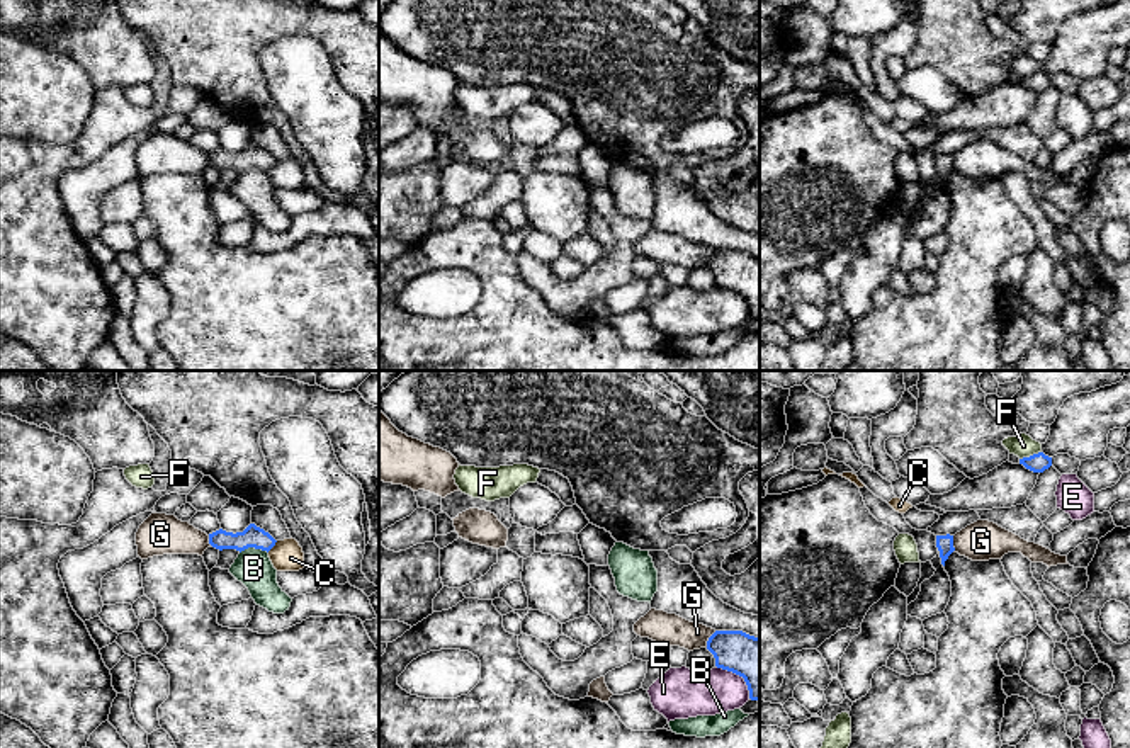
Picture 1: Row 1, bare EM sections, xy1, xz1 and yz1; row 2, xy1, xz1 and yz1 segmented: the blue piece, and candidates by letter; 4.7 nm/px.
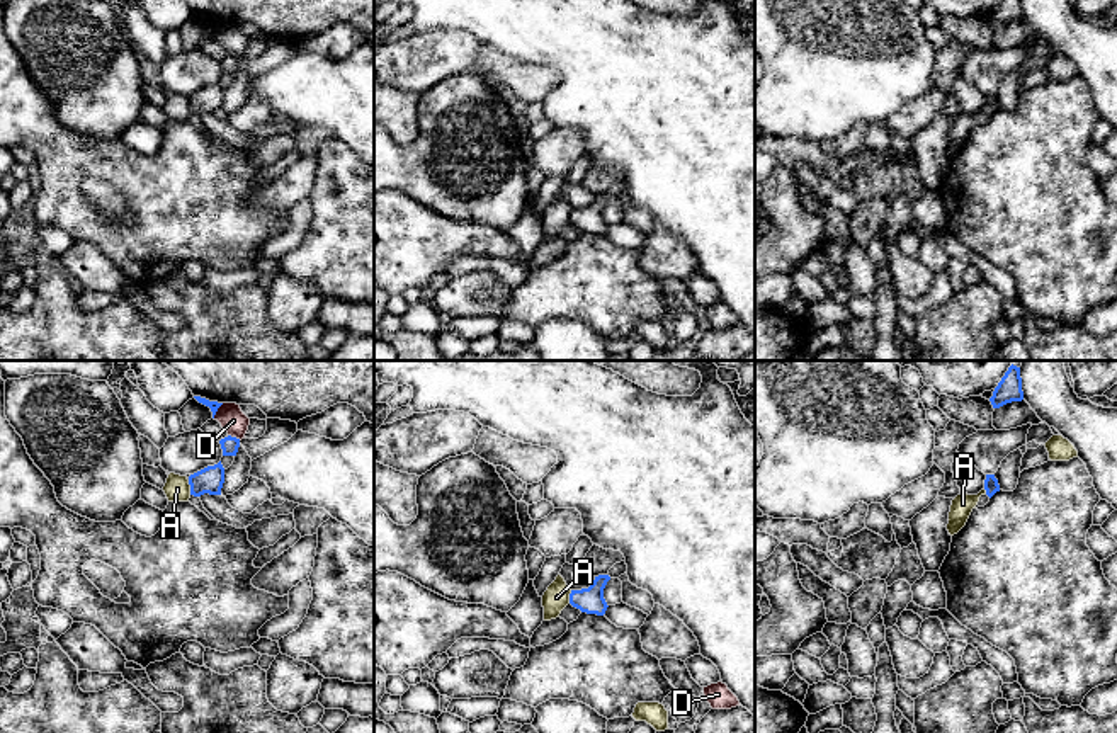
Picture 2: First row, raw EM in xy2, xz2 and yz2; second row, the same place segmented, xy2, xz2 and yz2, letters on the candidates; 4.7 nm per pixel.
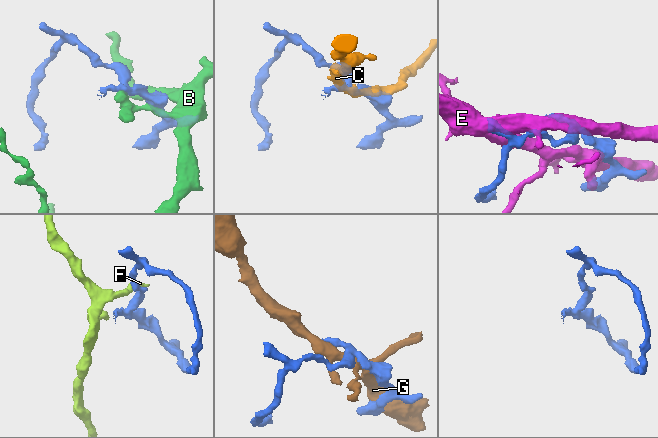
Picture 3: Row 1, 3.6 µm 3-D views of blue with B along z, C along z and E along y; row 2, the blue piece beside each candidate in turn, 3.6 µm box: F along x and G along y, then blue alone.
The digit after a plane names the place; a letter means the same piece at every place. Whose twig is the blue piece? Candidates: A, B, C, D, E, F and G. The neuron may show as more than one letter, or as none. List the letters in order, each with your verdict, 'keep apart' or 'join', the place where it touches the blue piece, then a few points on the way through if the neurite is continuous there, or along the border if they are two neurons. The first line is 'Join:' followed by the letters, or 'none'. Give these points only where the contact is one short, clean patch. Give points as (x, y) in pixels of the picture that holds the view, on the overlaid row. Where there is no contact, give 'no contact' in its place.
Join: none
A: keep apart; meets blue in xy2 at (191, 487); border along xy2 (187, 480), (191, 494)
B: keep apart; meets blue in xy1 at (254, 546)
C: keep apart; meets blue in xy1 at (272, 546)
D: keep apart; meets blue in xy2 at (216, 410); border along xy2 (223, 403), (213, 417)
E: keep apart; meets blue in xz1 at (740, 675)
F: keep apart; meets blue in yz1 at (1030, 456); border along yz1 (1040, 451), (1020, 459)
G: keep apart; meets blue in xz1 at (709, 640)

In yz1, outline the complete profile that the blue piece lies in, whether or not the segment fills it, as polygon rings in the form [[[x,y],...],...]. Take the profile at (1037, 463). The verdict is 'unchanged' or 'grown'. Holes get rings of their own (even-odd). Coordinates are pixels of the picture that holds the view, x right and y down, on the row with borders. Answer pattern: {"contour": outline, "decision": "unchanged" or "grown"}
{"contour": [[[1038,452],[1030,457],[1020,459],[1020,464],[1023,464],[1026,469],[1033,473],[1043,473],[1052,466],[1052,457],[1045,456],[1043,452]]], "decision": "unchanged"}

